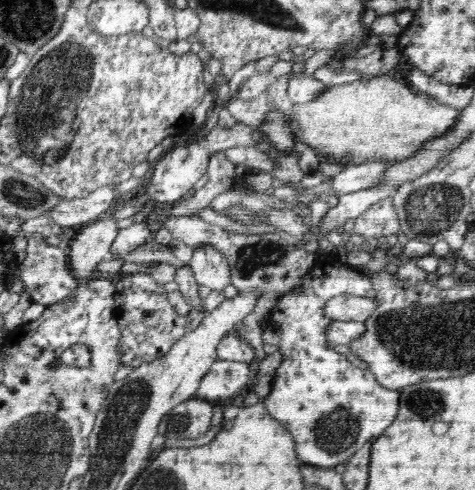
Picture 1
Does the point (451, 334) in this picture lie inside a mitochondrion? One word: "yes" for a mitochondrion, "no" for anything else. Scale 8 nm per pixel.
yes

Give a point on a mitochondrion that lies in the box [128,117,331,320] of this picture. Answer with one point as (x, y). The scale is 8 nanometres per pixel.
(252, 258)

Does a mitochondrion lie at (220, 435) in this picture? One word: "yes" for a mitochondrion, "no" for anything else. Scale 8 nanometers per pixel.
no

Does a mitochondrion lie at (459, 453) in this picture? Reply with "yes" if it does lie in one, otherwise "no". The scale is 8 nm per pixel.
no

